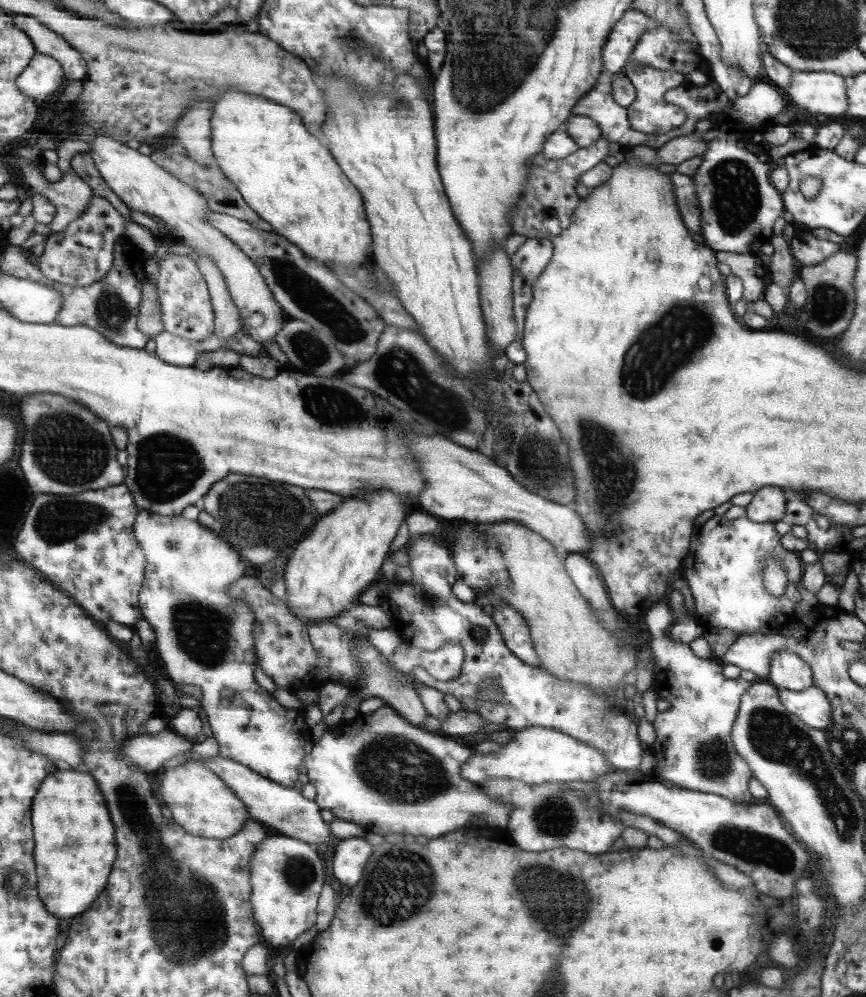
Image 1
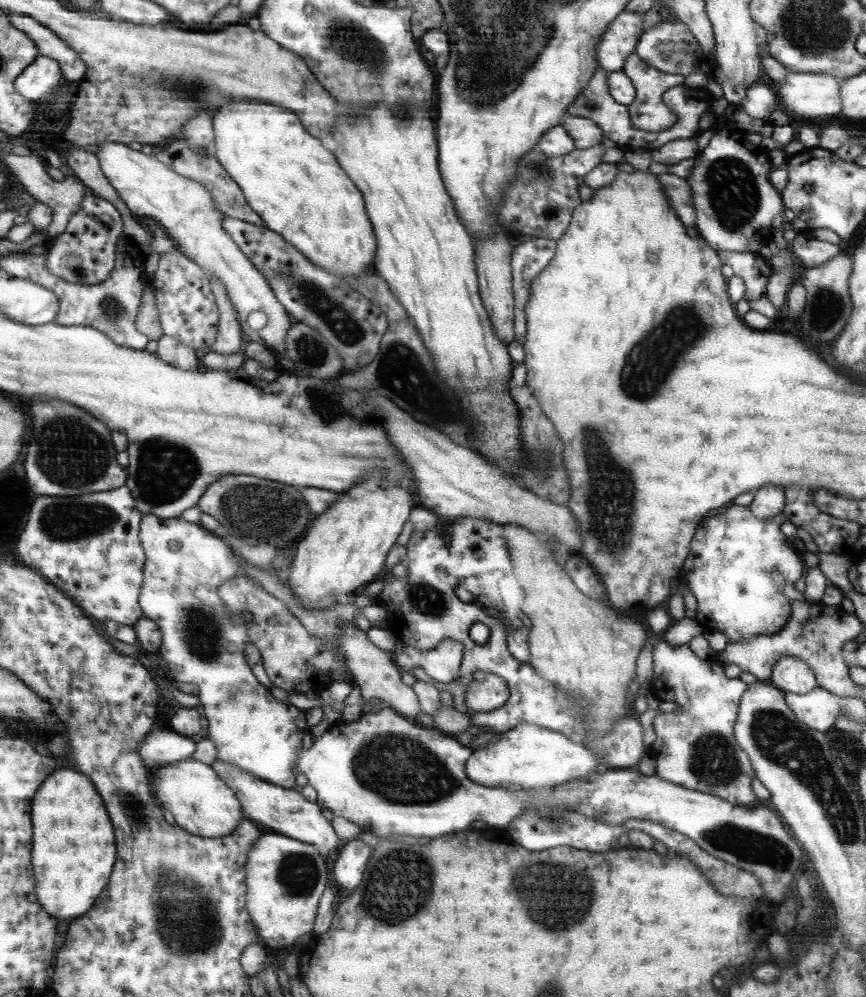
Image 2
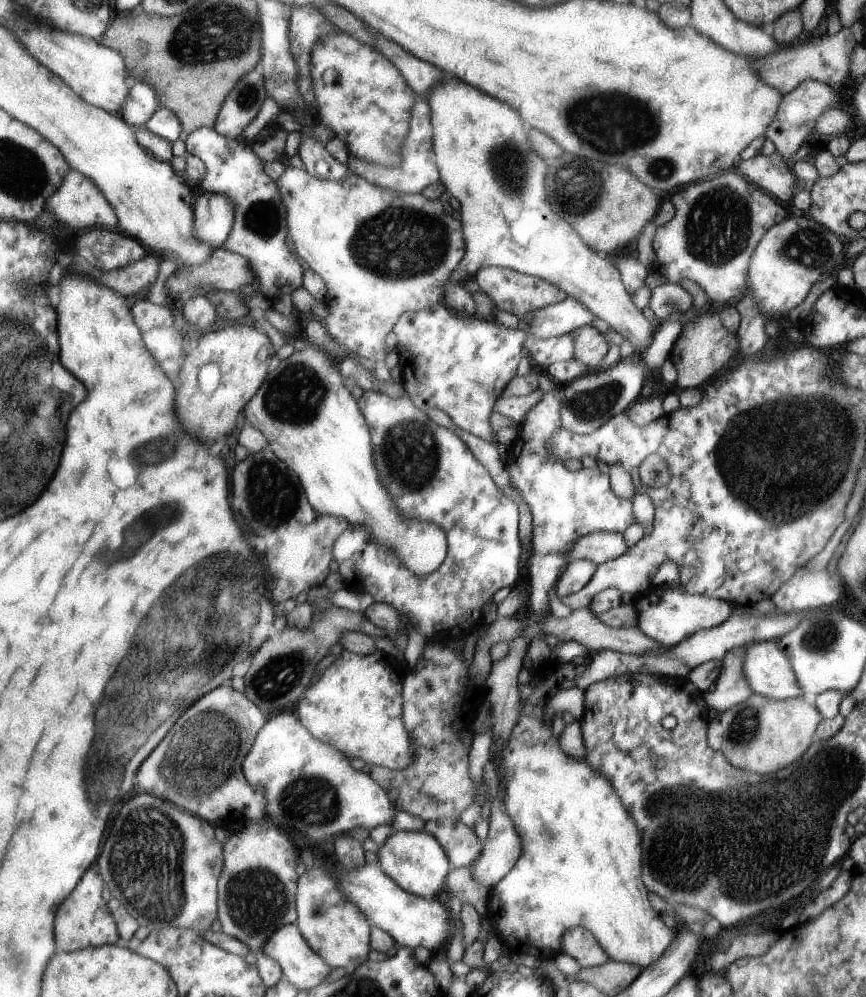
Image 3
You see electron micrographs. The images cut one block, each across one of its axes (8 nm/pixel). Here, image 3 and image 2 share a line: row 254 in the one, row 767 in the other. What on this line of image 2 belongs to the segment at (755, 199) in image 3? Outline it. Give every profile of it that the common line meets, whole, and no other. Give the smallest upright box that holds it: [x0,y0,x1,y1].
[648,608,760,807]

